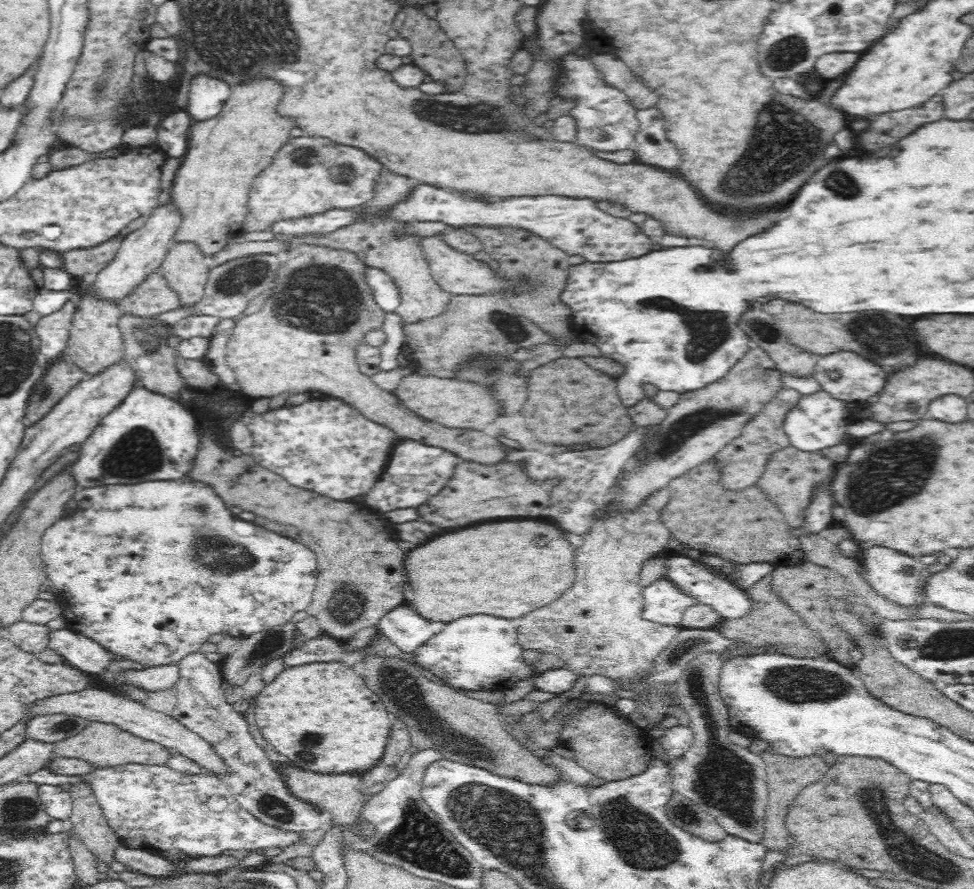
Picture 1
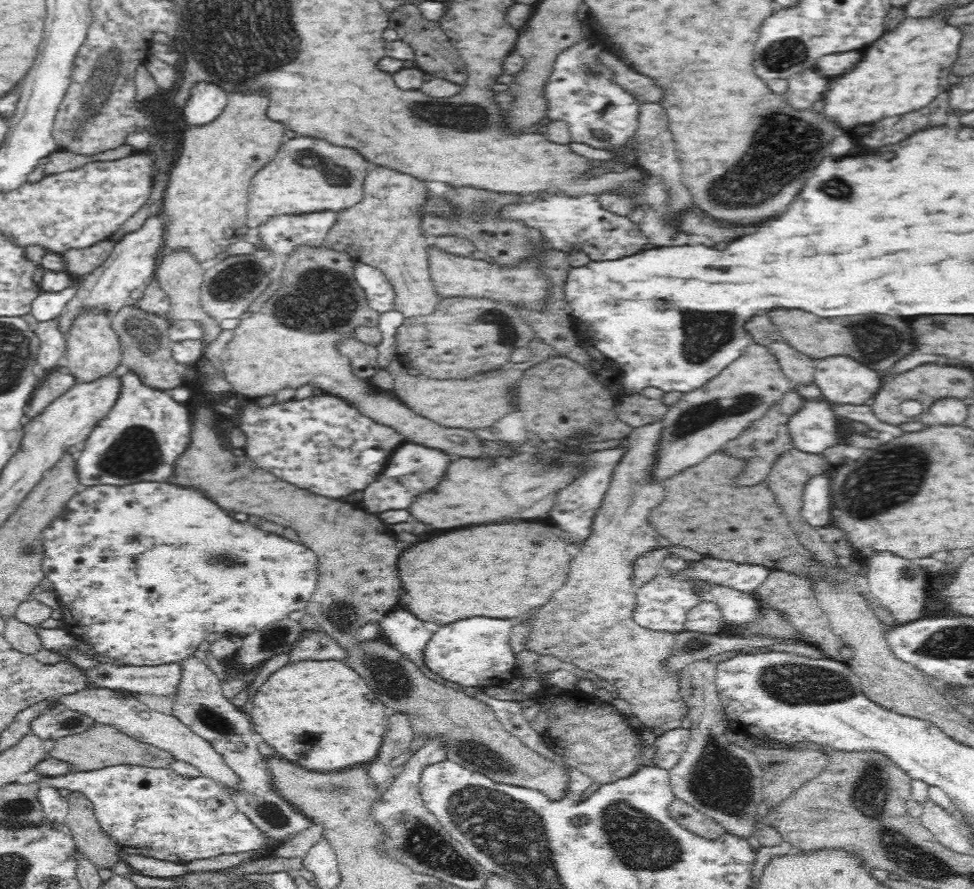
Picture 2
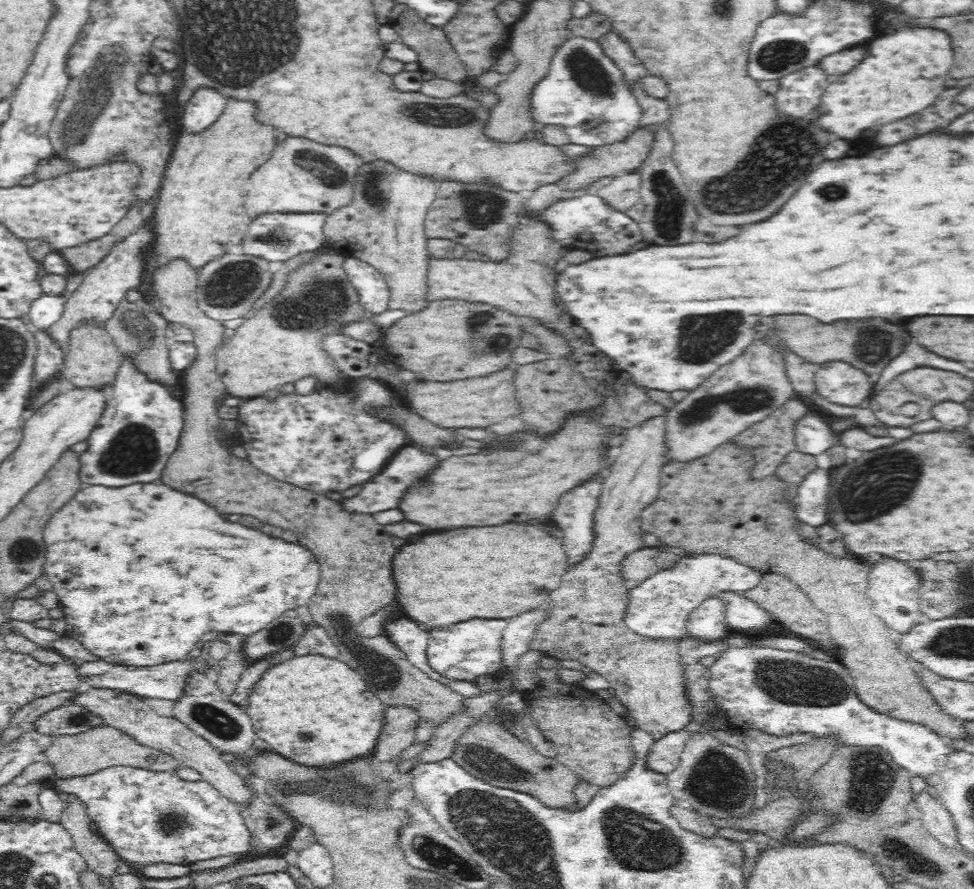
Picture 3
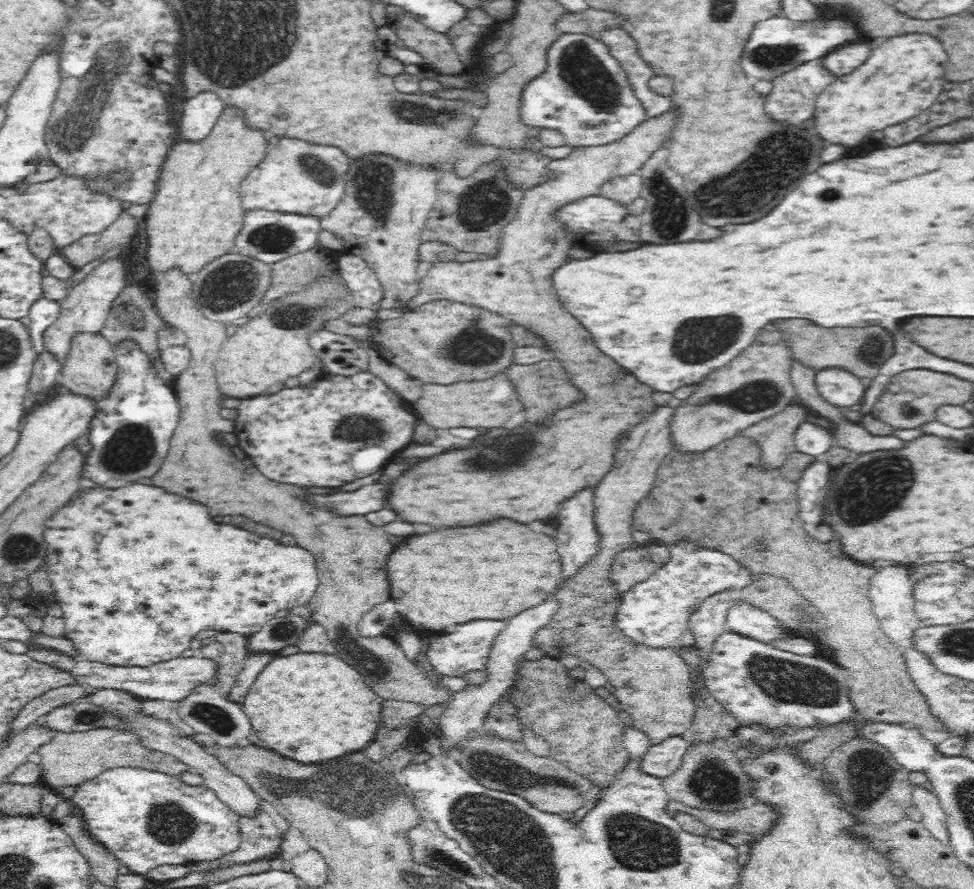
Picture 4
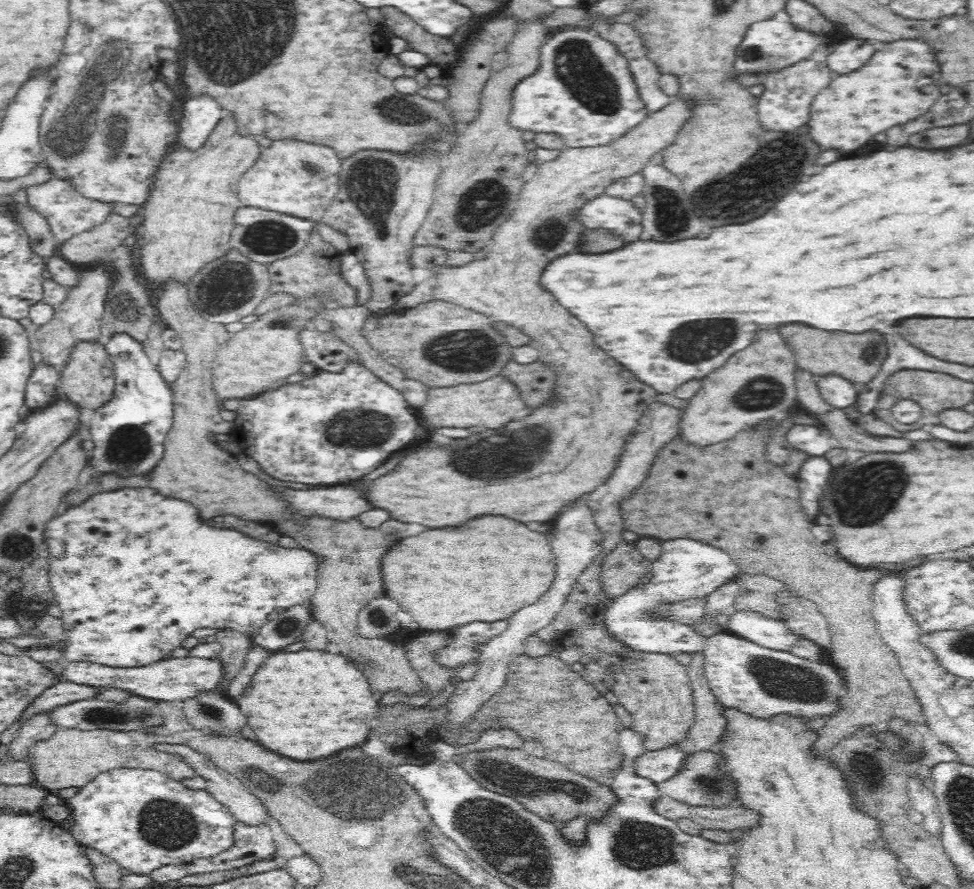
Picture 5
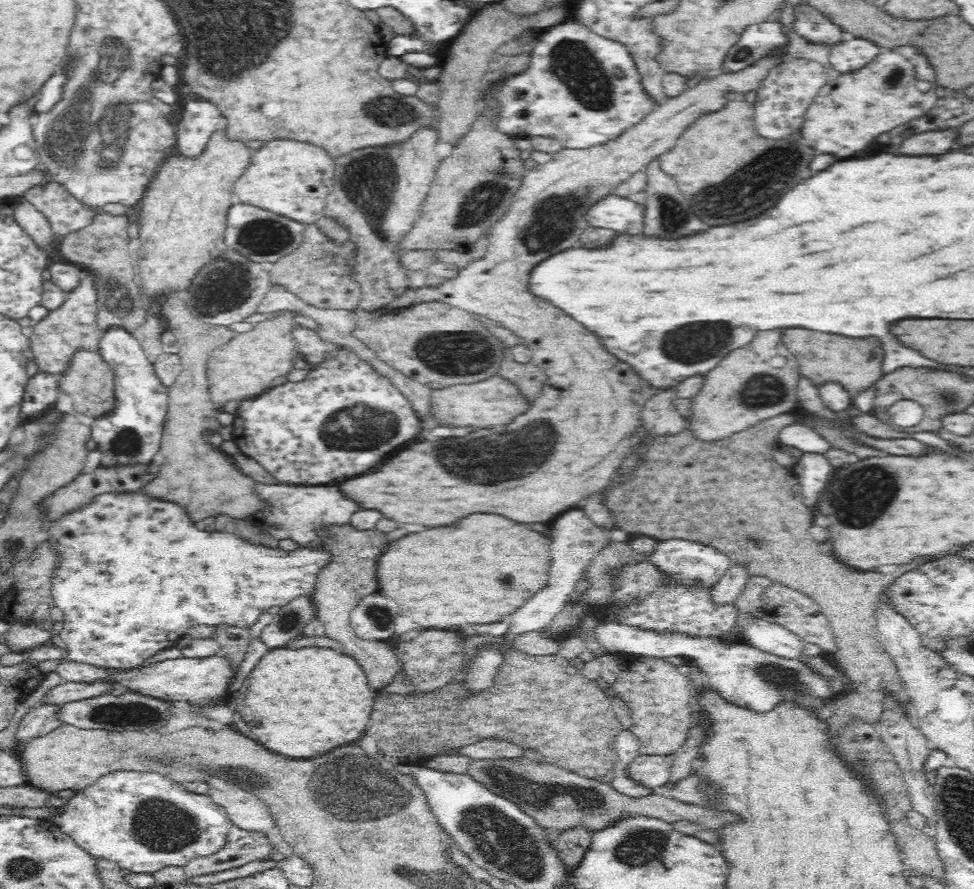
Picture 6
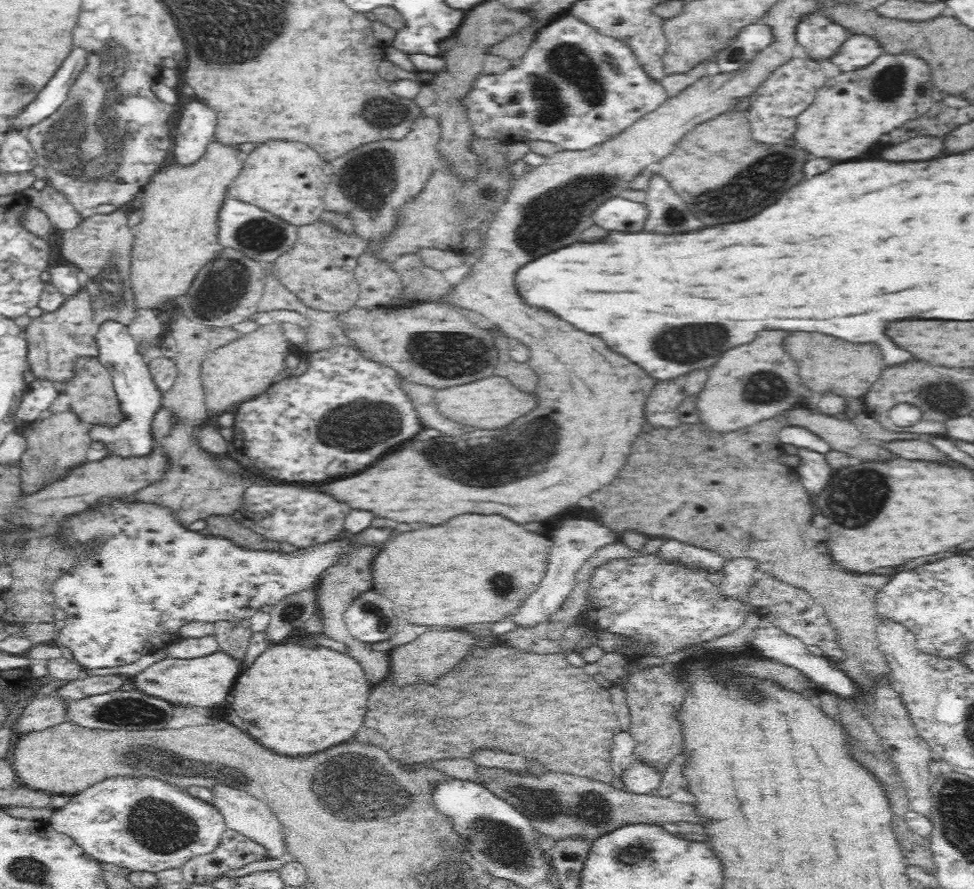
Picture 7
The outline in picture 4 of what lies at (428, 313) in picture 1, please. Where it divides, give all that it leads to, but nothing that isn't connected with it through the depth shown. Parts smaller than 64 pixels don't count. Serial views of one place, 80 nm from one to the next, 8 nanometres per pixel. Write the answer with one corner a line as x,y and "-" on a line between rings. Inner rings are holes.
366,154
366,156
358,156
357,159
349,160
349,167
346,168
346,172
343,173
343,195
341,199
335,204
333,209
330,209
330,212
327,212
323,217
320,218
319,223
321,224
322,229
326,229
340,238
345,243
344,251
346,253
358,254
362,260
364,260
367,265
370,267
370,270
373,271
374,276
377,276
378,284
381,284
381,299
378,300
377,308
396,308
404,307
404,302
410,300
411,296
416,294
416,290
419,288
420,277
416,274
416,266
419,264
416,261
417,248
422,243
421,232
424,226
424,222
430,214
430,209
432,204
436,202
436,183
439,181
440,176
442,175
442,170
434,168
434,166
422,166
422,164
414,164
414,162
400,162
398,158
392,158
388,154

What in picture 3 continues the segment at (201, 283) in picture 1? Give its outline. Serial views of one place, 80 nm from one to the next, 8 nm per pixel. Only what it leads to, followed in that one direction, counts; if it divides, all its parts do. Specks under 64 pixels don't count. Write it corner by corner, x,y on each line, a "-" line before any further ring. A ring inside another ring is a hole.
173,260
172,263
158,267
154,270
153,293
159,300
159,314
163,316
168,323
178,323
190,328
193,333
194,348
197,349
194,360
190,366
194,366
200,372
214,372
214,360
218,356
219,349
223,347
223,332
226,328
221,321
214,320
213,317
206,316
201,307
197,304
195,295
197,287
197,270
188,267
184,260

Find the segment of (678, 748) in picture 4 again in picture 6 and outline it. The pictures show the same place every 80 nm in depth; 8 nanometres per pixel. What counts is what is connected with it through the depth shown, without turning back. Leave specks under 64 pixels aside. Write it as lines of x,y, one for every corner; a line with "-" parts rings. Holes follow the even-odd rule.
674,754
670,756
639,755
629,764
626,771
630,780
653,790
666,784
673,758

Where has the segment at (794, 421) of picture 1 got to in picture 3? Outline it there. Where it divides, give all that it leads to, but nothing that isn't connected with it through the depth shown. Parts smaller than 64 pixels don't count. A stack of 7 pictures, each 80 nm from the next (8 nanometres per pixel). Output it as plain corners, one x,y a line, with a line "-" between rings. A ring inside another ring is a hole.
814,411
798,420
794,430
796,451
816,457
832,448
836,444
836,436
830,426
826,426
829,419
824,412

